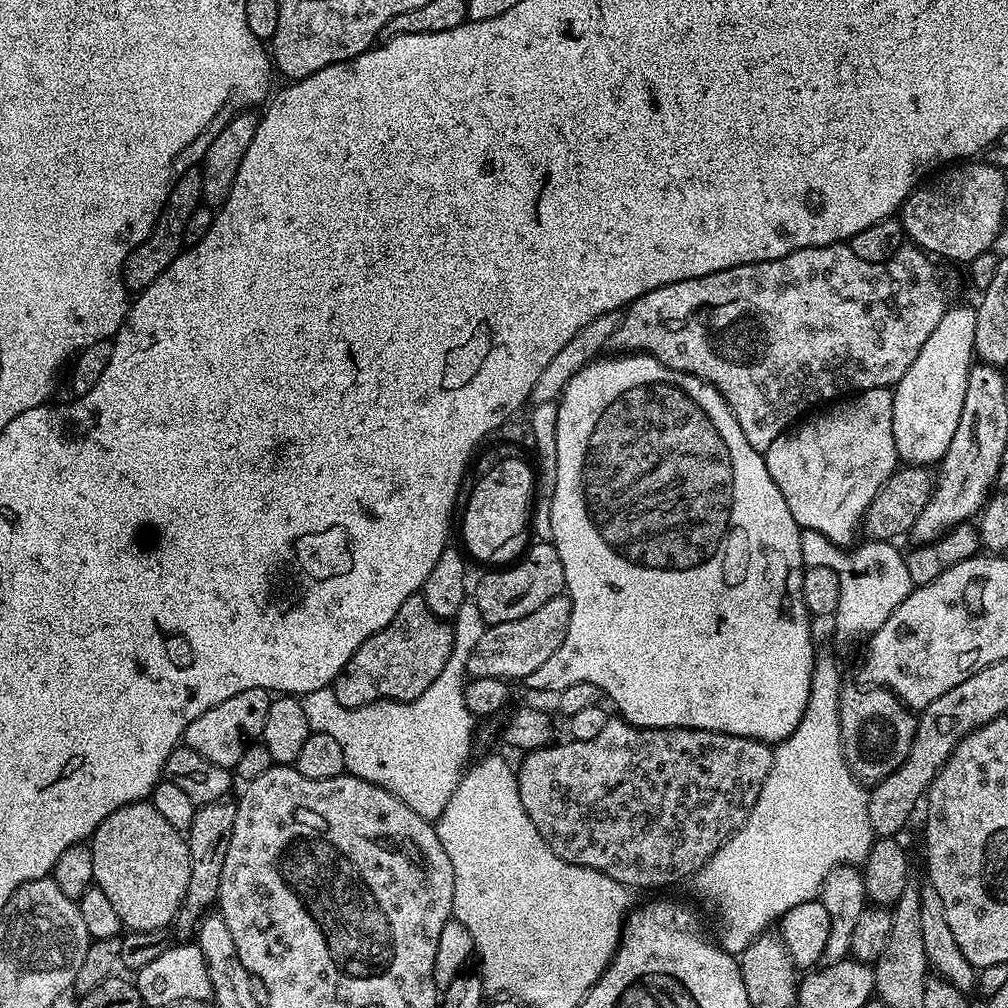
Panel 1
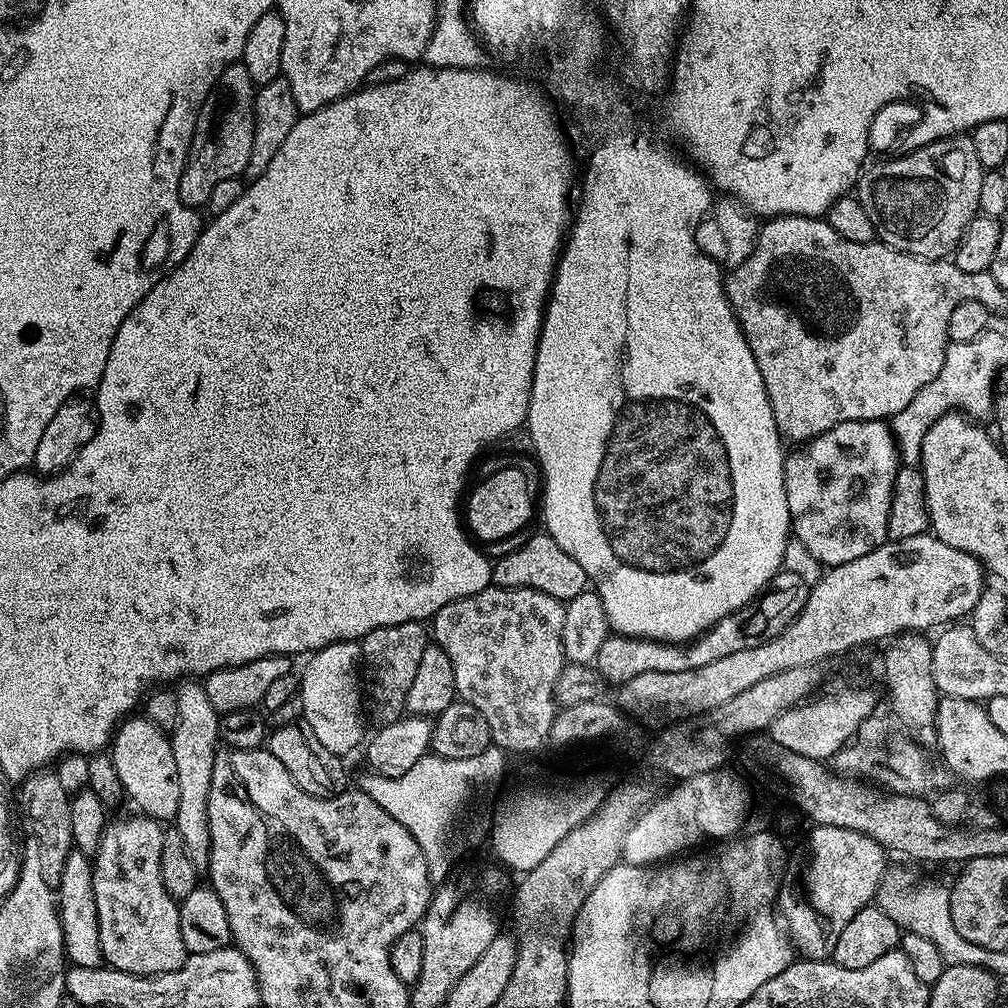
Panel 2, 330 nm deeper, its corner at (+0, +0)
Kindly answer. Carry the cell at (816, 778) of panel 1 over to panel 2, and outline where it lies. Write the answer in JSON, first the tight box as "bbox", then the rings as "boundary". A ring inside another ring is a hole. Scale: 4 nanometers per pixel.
{"bbox":[878,867,1002,973],"boundary":[[[893,867],[884,877],[884,883],[880,885],[878,893],[878,906],[904,932],[919,934],[922,938],[927,938],[938,952],[942,954],[945,965],[957,964],[958,966],[978,966],[985,968],[990,973],[997,971],[1002,960],[1001,953],[994,950],[986,950],[986,946],[978,946],[974,942],[966,942],[962,934],[958,934],[957,927],[954,926],[954,914],[950,912],[951,891],[934,881],[928,880],[925,884],[912,884],[912,876],[904,868]]]}

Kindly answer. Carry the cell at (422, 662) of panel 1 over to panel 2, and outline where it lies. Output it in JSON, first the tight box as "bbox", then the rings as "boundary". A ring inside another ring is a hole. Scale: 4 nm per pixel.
{"bbox":[358,620,429,728],"boundary":[[[418,620],[375,628],[359,641],[358,668],[362,673],[362,708],[367,719],[372,719],[376,728],[385,728],[387,724],[392,724],[405,715],[406,694],[410,694],[410,685],[414,682],[414,673],[418,670],[422,650],[428,648],[429,643],[429,629]]]}

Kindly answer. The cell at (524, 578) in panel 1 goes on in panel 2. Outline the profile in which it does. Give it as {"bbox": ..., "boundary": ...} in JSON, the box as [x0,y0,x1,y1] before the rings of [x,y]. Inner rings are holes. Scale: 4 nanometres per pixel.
{"bbox":[492,534,590,601],"boundary":[[[547,534],[532,536],[525,544],[517,546],[513,552],[508,552],[492,566],[492,584],[497,588],[533,588],[542,590],[542,594],[550,594],[562,601],[570,601],[582,594],[590,584],[586,570],[554,542]]]}

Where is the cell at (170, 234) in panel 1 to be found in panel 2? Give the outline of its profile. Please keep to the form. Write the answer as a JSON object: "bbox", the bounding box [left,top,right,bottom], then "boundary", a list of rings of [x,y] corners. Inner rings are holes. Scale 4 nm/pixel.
{"bbox":[180,62,257,209],"boundary":[[[237,62],[220,75],[212,88],[212,95],[204,101],[196,130],[191,135],[192,149],[188,152],[180,179],[180,201],[189,208],[203,209],[216,183],[225,178],[244,176],[250,162],[250,149],[254,147],[257,87],[244,63]]]}

